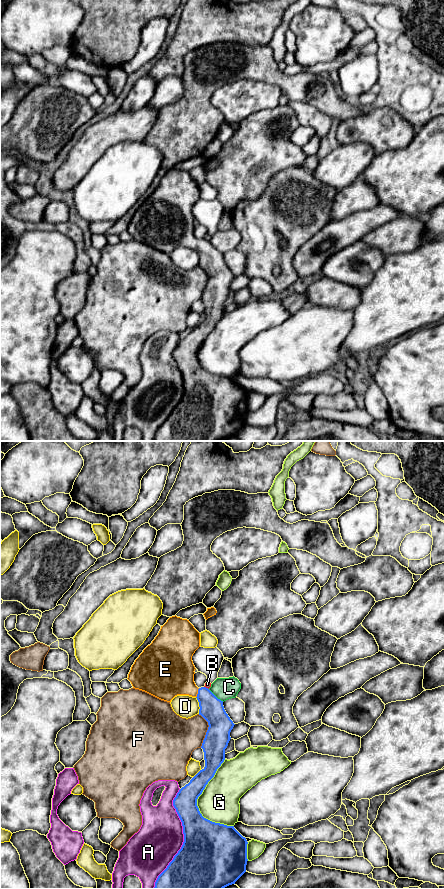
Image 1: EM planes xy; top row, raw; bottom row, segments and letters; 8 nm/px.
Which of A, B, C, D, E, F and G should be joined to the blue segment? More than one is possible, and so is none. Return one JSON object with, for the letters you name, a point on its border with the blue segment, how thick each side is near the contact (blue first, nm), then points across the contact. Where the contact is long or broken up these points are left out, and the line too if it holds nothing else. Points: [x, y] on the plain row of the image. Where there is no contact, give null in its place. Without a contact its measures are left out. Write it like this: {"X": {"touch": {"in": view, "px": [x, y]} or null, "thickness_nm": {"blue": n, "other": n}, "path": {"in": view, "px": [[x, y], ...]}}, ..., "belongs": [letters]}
{"E": {"touch": {"in": "xy", "px": [198, 245]}, "thickness_nm": {"blue": 190, "other": 320}, "path": {"in": "xy", "px": [[211, 261], [210, 257], [198, 245], [173, 227]]}}, "belongs": ["E"]}

